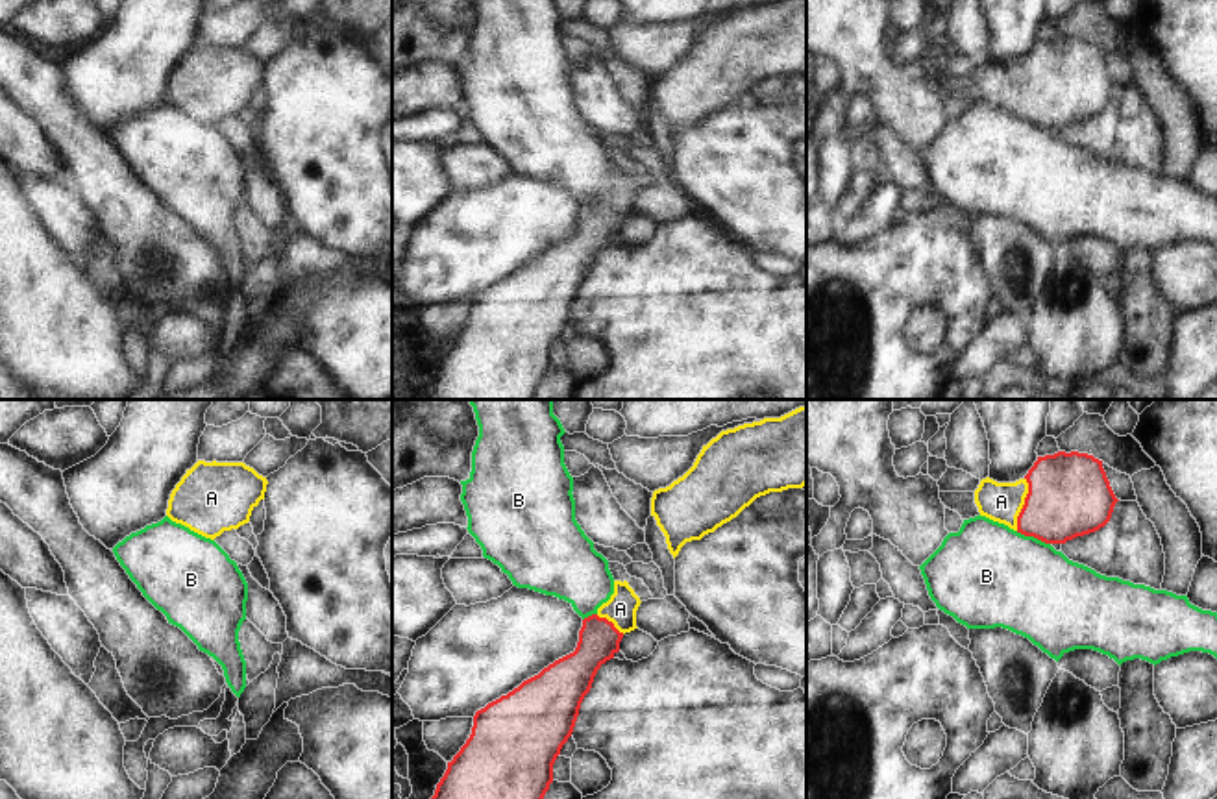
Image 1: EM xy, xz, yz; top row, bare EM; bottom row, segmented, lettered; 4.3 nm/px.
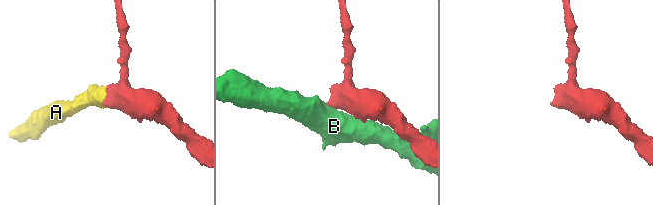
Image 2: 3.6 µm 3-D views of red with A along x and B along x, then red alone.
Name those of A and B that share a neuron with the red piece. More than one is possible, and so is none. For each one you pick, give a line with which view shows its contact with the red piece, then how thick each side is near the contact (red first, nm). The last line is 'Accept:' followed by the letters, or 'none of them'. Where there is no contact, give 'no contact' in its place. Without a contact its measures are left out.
A: yz | 360/180 nm
Accept: A

